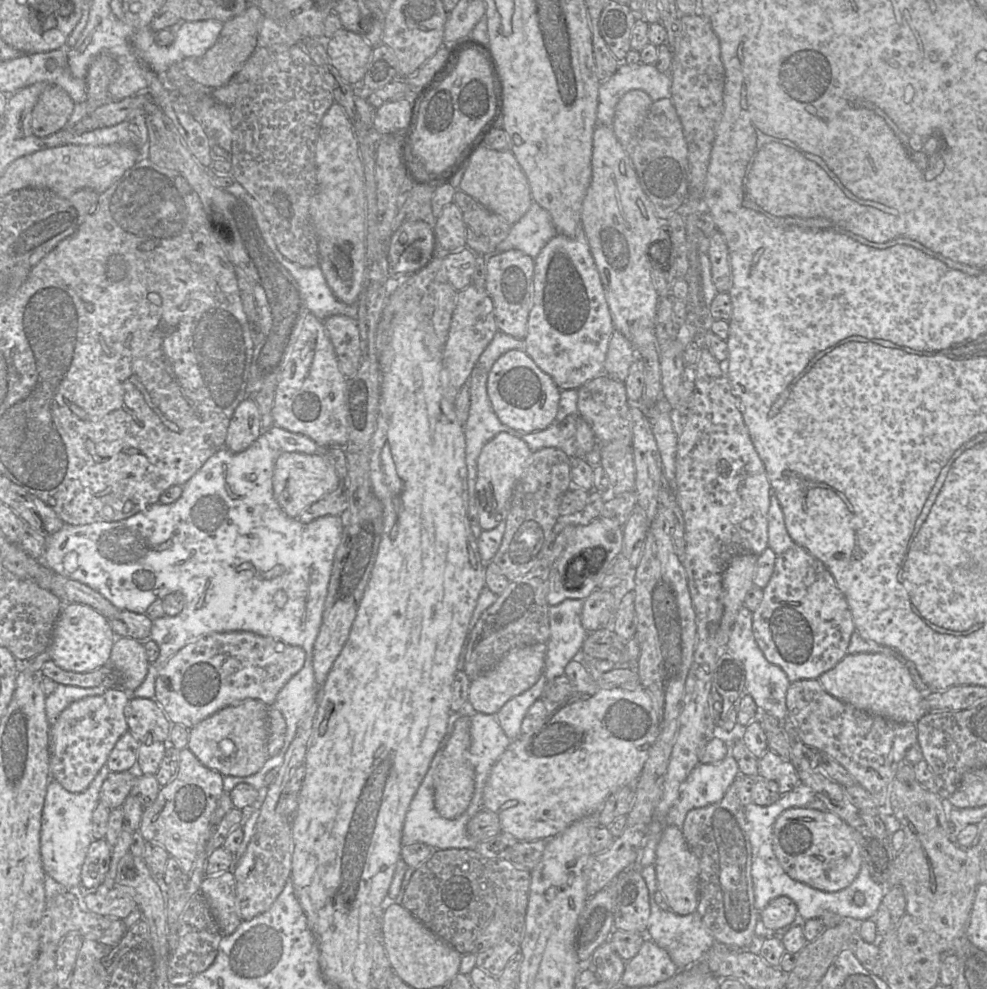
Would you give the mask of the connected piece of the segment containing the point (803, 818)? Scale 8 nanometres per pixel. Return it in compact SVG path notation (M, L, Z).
M786 809L773 826L773 849L787 875L825 892L847 888L858 876L862 864L855 833L839 816L830 811Z

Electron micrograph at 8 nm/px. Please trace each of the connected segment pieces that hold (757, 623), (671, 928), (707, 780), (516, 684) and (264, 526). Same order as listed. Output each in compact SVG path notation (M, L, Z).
M798 544L777 555L773 574L763 590L763 598L752 615L752 631L757 645L771 664L780 667L790 683L818 679L847 655L851 635L856 630L850 606L824 564Z
M654 865L641 868L640 874L645 880L649 892L650 917L647 924L646 936L660 948L664 949L679 969L684 969L699 961L703 954L717 942L708 932L698 912L695 911L682 916L670 910L662 910L654 899L654 895L658 889Z
M733 755L717 763L699 763L680 786L677 802L665 817L665 826L675 825L682 830L687 813L722 800L740 774Z
M546 643L510 650L491 670L471 682L468 701L476 711L496 715L508 700L537 683L544 672L546 652Z
M272 425L270 428L263 430L258 439L245 451L240 453L232 453L227 449L221 449L210 457L204 463L204 465L185 483L185 485L183 485L182 495L175 502L171 504L162 504L160 502L155 503L127 519L116 522L101 522L86 525L71 525L64 523L63 527L59 531L50 536L45 536L46 546L44 554L42 558L36 559L44 563L53 572L88 585L109 600L118 610L127 610L134 613L144 614L155 600L163 599L166 595L172 592L181 592L185 596L185 605L178 615L164 615L163 617L153 620L149 640L155 641L159 646L159 656L156 661L150 663L147 676L142 684L133 691L131 697L154 699L156 678L169 658L171 658L192 640L213 632L252 632L257 635L271 637L273 639L283 641L290 645L299 646L304 649L305 662L302 669L282 687L277 694L274 703L274 706L280 710L286 722L285 740L280 752L272 757L268 757L262 768L253 775L246 777L228 775L223 776L223 791L226 793L231 792L231 790L239 783L247 783L255 789L264 792L267 788L265 784L266 773L271 769L279 768L282 765L285 753L295 737L299 723L305 717L312 704L317 702L318 707L318 685L315 681L313 670L313 649L322 624L322 616L328 593L328 585L330 583L330 577L332 574L332 566L337 547L341 541L344 521L342 516L339 515L322 516L309 523L302 523L297 518L288 517L280 509L274 499L272 477L275 461L281 453L299 452L304 454L324 454L327 448L328 447L319 447L313 440L305 435L293 433L276 425Z

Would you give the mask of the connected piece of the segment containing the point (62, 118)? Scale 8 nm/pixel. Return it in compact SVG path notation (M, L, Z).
M49 85L32 112L32 130L37 137L48 137L67 127L75 102L60 86Z

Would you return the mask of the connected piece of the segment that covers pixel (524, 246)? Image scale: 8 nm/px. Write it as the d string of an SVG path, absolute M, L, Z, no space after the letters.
M533 201L526 214L511 225L510 233L497 245L495 253L516 249L535 260L542 248L556 235L549 212Z

